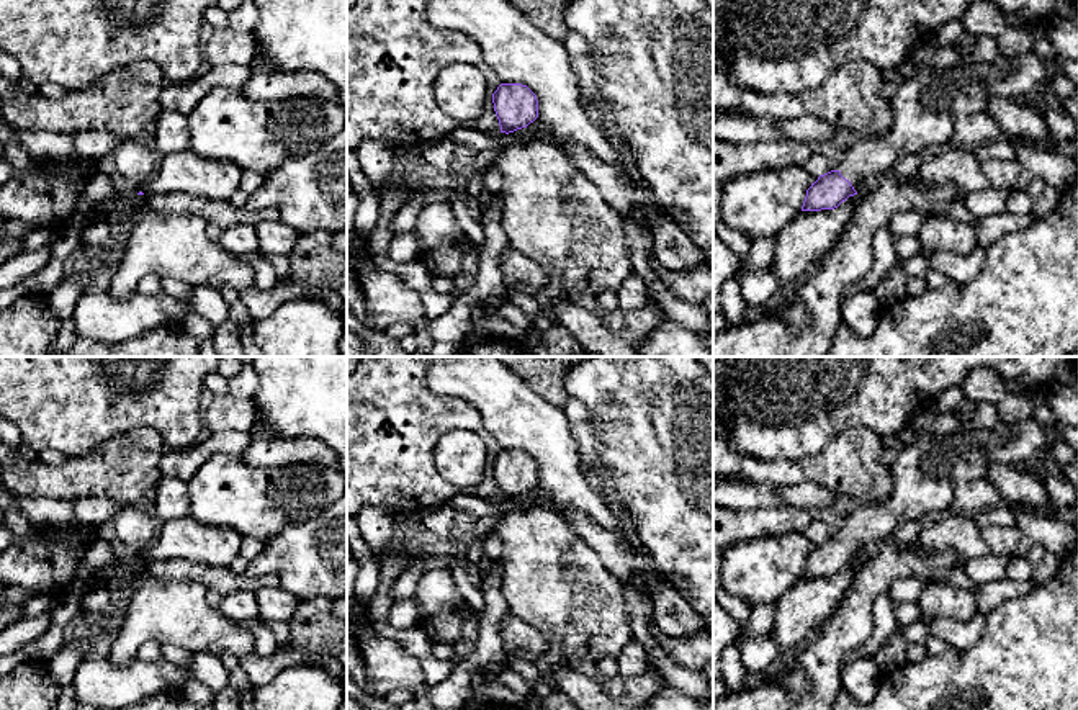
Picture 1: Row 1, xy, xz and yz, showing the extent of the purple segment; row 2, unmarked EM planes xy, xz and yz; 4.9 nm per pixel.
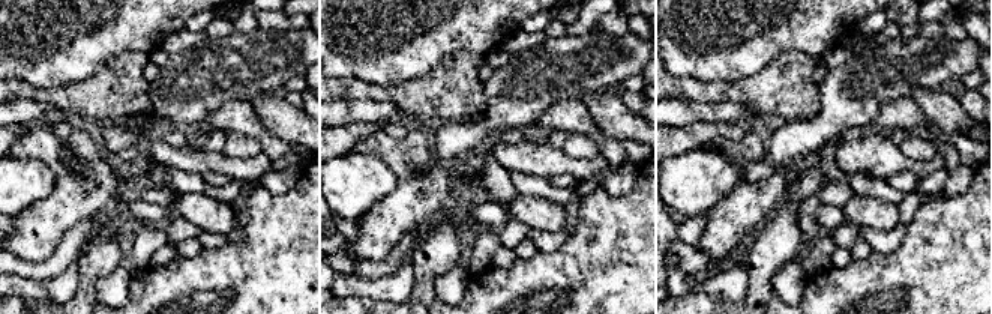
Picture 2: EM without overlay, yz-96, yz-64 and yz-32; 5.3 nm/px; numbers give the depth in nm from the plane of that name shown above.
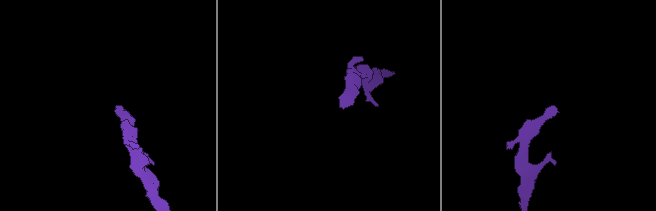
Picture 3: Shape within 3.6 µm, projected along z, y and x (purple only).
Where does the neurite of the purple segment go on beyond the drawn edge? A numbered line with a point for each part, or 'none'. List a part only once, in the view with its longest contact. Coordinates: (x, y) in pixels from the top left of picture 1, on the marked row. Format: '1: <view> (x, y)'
1: yz (923, 110)

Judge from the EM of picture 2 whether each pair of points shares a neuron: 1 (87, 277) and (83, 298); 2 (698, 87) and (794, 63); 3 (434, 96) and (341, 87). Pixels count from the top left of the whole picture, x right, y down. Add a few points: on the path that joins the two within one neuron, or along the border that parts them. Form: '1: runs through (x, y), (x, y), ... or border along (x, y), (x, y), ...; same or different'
1: runs through (87, 281), (86, 293); same
2: runs through (722, 92), (766, 92), (770, 87); same
3: runs through (411, 96), (363, 92); same

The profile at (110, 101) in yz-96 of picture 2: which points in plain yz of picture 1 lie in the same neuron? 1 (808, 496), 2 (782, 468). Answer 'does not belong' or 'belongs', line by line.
1: does not belong
2: belongs

